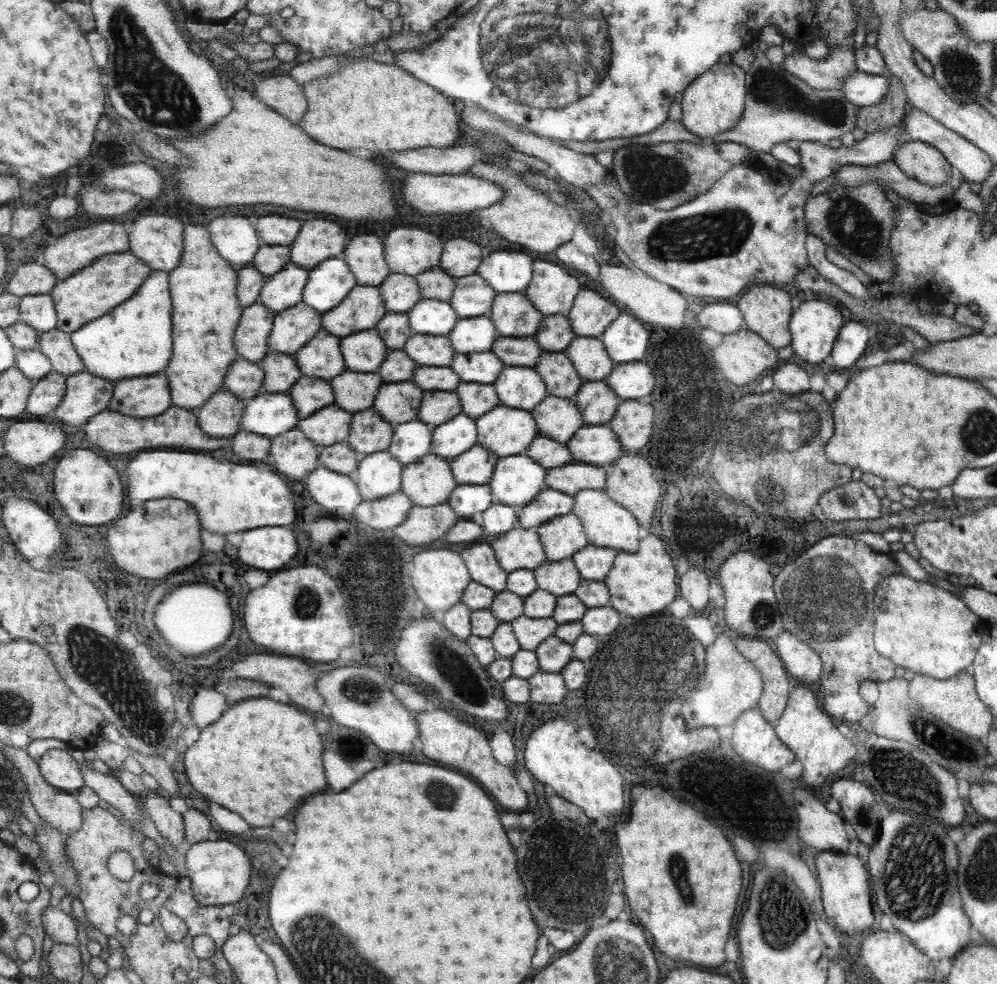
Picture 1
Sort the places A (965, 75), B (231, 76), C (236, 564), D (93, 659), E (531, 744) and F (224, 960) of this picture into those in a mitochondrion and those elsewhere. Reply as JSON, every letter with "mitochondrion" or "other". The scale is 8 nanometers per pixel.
{"A":"mitochondrion","B":"other","C":"other","D":"mitochondrion","E":"other","F":"other"}

